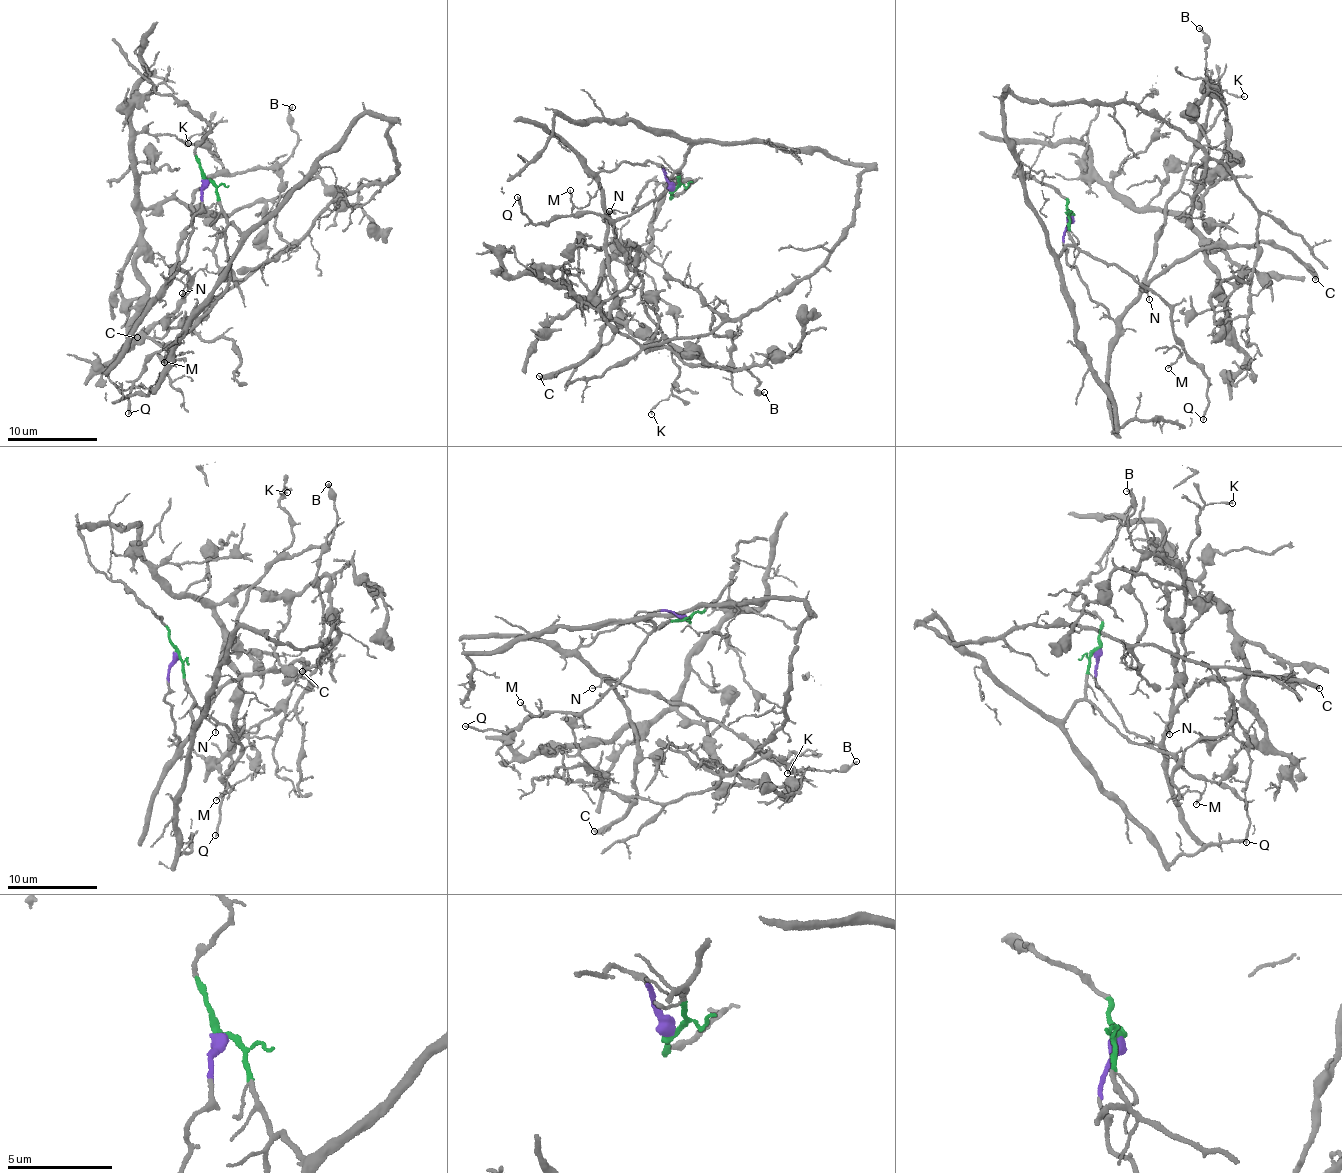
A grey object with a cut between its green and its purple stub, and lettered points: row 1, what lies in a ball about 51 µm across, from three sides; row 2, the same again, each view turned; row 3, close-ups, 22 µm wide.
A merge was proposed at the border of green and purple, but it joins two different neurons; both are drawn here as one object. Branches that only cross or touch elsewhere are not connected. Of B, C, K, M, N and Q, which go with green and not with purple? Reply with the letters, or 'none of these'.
M, Q

